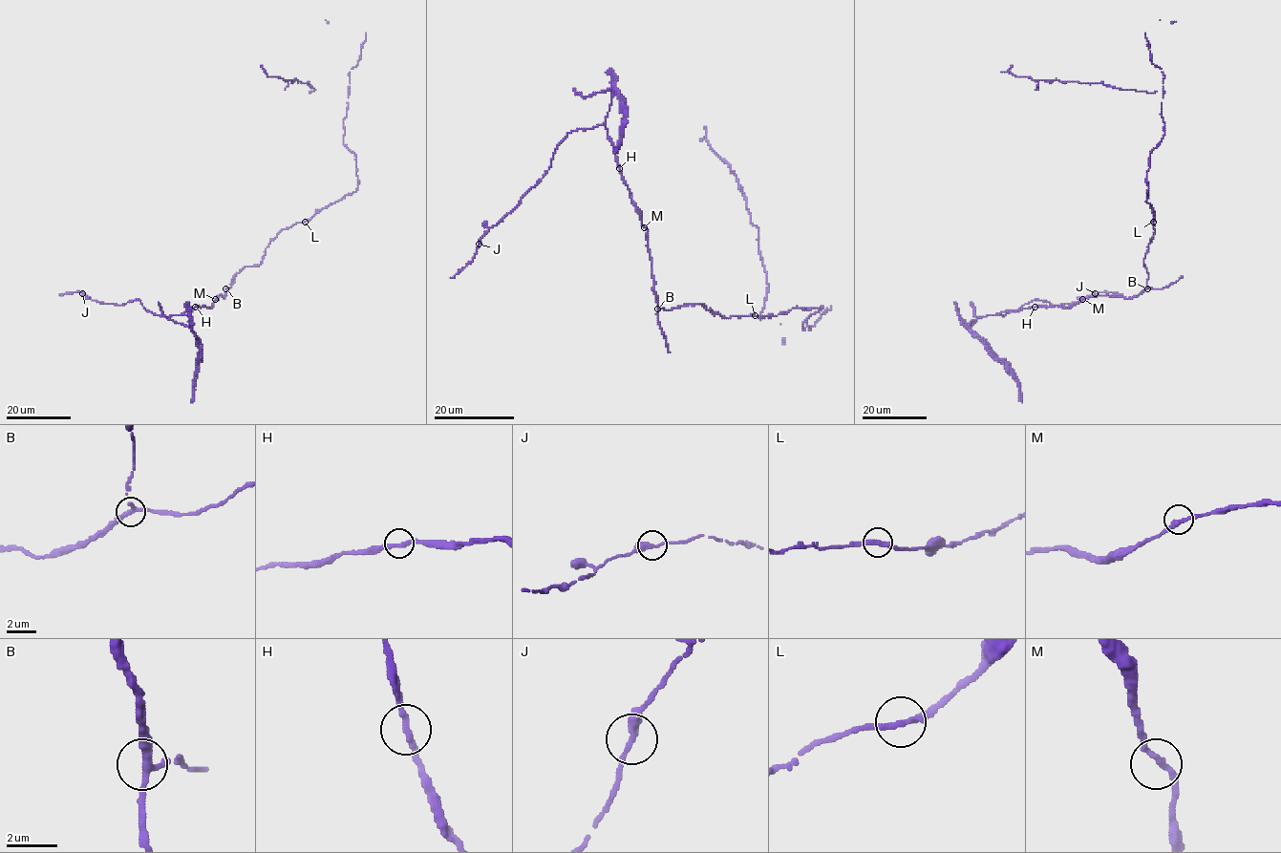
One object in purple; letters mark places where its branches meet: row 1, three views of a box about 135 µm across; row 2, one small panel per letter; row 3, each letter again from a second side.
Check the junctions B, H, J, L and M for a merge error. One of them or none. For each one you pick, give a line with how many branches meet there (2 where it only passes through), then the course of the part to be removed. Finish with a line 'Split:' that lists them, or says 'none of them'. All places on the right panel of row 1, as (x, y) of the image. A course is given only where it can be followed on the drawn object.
Split: none of them

